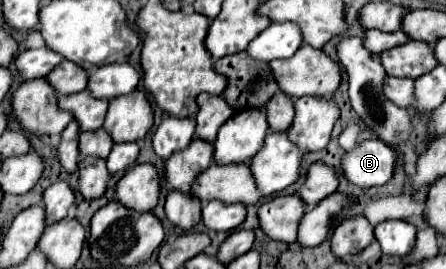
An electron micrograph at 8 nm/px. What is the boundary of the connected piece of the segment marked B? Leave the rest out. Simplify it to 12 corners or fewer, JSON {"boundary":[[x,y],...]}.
{"boundary":[[368,139],[340,157],[356,187],[390,181],[396,151]]}

